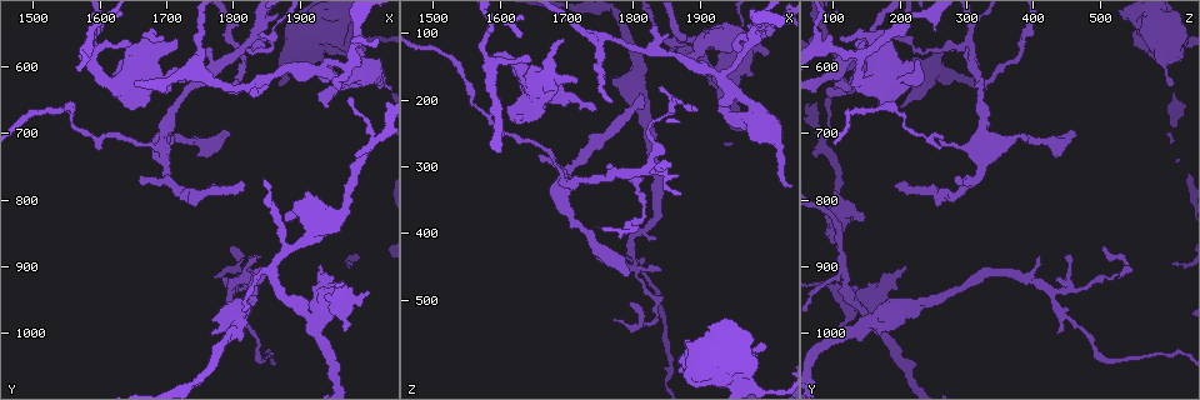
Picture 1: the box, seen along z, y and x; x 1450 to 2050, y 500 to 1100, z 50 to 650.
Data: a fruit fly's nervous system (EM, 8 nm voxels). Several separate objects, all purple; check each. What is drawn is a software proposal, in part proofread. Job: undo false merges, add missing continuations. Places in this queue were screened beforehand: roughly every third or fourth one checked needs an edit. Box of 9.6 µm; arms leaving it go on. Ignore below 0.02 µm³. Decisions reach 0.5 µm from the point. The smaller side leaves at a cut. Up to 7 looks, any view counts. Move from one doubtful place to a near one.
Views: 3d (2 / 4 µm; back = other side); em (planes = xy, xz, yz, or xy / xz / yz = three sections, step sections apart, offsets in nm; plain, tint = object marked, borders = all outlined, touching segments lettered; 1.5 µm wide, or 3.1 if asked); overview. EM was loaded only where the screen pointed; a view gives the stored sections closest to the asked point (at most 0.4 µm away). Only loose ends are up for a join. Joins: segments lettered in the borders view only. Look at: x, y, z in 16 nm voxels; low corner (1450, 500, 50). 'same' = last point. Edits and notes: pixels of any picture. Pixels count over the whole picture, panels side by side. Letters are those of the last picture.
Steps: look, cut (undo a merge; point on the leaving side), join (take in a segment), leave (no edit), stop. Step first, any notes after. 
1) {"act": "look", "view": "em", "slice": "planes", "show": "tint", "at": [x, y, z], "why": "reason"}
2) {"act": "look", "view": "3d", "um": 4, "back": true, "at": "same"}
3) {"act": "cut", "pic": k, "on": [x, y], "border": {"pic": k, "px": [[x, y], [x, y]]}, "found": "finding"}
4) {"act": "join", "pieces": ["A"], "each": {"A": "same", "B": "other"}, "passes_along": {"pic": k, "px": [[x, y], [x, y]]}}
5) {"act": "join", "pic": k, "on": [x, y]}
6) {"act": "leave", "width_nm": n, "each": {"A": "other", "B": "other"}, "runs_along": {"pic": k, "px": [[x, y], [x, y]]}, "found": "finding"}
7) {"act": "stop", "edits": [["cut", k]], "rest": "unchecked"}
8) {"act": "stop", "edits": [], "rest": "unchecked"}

{"act": "look", "view": "3d", "um": 2, "at": [1790, 710, 470], "why": "end of a long branch"}

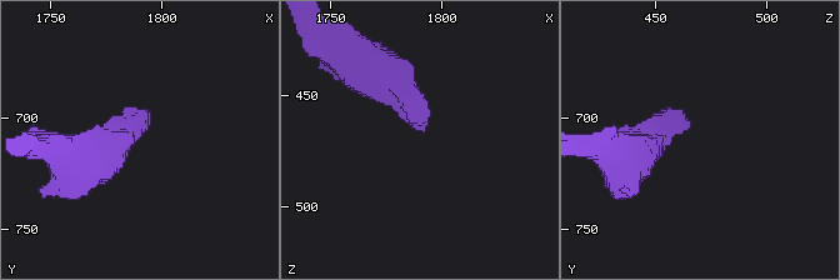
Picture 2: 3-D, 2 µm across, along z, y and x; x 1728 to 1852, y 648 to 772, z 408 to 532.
{"act": "look", "view": "em", "slice": "planes", "show": "borders", "at": [1789, 705, 466]}

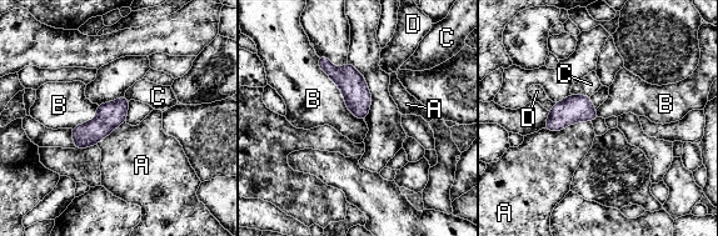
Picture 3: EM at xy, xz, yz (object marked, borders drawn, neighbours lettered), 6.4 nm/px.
{"act": "leave", "longest_contact_nm": ["B", 500], "each": {"A": "other", "B": "other", "C": "other", "D": "other"}, "runs_along": {"pic": 3, "px": [[320, 59], [357, 95], [362, 116]]}, "found": "none of them fits"}

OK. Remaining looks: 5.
{"act": "look", "view": "em", "slice": "xz", "step": 4, "show": "tint", "at": [1695, 715, 335]}

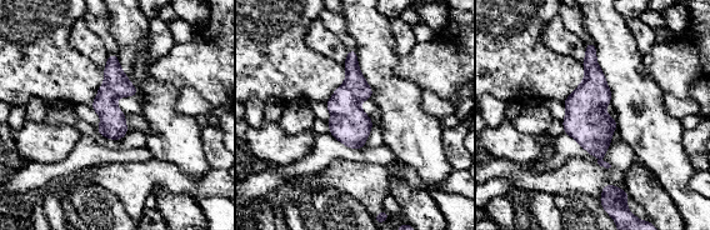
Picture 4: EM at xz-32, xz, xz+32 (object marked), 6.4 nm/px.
{"act": "look", "view": "em", "slice": "planes", "show": "borders", "at": "same", "why": "cut it another way"}

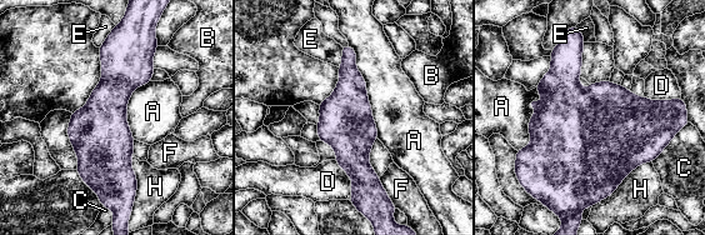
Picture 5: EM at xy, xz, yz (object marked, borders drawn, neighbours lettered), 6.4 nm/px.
{"act": "leave", "each": {"A": "other", "B": "other", "C": "other", "D": "other", "E": "other", "F": "other", "H": "other"}, "border": {"pic": 5, "px": [[349, 44], [365, 83], [378, 138]]}, "found": "continuous, no second neuron"}

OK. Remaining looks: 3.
{"act": "look", "view": "em", "slice": "planes", "show": "borders", "at": [1875, 830, 140], "why": "an open end"}

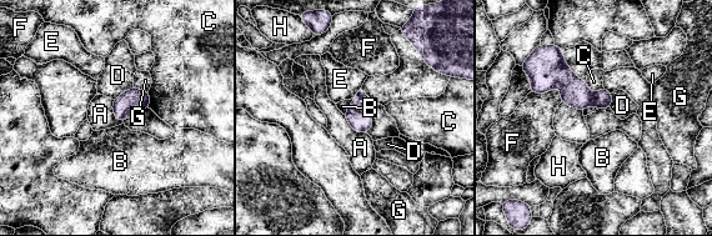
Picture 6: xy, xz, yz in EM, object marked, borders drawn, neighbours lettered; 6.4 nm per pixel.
{"act": "leave", "each": {"A": "other", "B": "other", "C": "other", "D": "other", "E": "other", "F": "other", "G": "other", "H": "other"}, "border": {"pic": 6, "px": [[344, 115], [356, 131], [366, 132]]}, "found": "no lettered segment goes on from it"}

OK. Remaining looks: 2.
{"act": "stop", "edits": [], "rest": "unchecked"}

